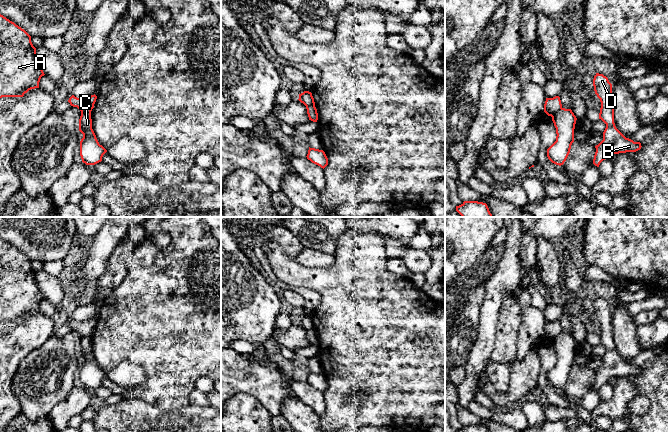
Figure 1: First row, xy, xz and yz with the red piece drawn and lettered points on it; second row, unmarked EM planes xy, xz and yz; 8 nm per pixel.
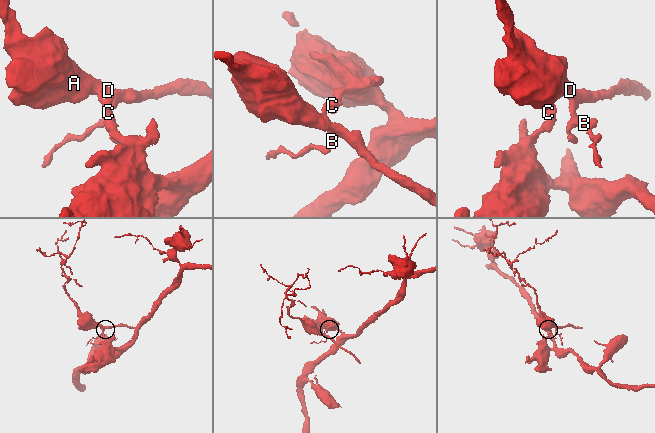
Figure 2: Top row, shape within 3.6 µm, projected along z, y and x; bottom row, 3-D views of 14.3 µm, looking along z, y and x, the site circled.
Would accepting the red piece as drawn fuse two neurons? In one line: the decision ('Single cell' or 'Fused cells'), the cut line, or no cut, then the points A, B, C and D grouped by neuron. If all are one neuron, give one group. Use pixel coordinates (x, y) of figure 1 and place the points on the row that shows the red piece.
Fused cells. Split along yz (561, 106), (552, 117). Groups: A B D / C

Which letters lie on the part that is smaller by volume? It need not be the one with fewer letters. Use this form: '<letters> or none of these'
A, B, D

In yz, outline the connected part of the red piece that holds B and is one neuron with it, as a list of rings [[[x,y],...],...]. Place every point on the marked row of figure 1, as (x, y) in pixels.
[[[596,73],[593,79],[594,91],[600,99],[601,108],[599,119],[605,124],[603,140],[595,146],[596,152],[593,164],[599,167],[600,163],[607,159],[610,154],[619,154],[626,152],[636,152],[641,149],[640,142],[626,138],[615,126],[614,108],[612,99],[612,84],[603,74]]]

